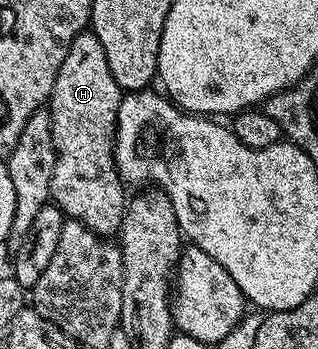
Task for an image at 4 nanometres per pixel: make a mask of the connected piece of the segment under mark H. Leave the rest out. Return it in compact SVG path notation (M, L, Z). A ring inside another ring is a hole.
M90 29L81 31L70 42L68 57L64 57L64 65L60 65L56 85L48 100L52 141L54 151L58 155L56 165L52 169L50 198L67 219L78 219L84 225L88 225L88 229L103 237L114 237L121 232L122 218L128 202L127 188L118 173L118 166L114 163L114 130L118 124L118 110L123 98L122 88L116 85L112 69L108 69L108 57L104 57L104 45L100 45L100 37L96 37Z

